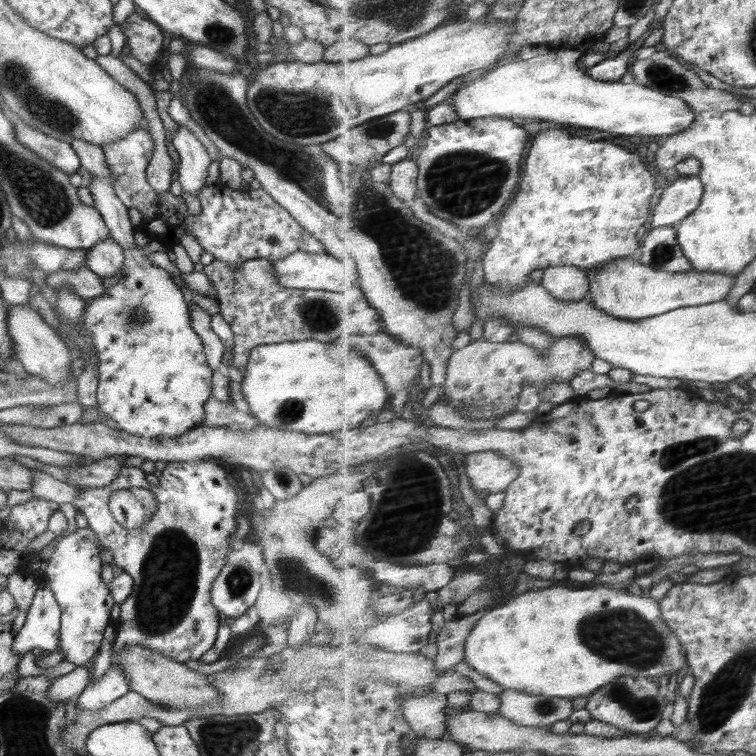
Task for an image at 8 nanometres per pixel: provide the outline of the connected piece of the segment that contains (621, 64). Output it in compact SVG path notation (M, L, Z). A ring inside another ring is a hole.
M663 20L653 24L651 28L644 32L636 41L629 44L628 47L618 55L608 55L608 57L589 70L589 74L596 80L604 82L618 82L624 78L624 74L630 68L630 57L635 50L643 46L644 40L655 30L663 27Z

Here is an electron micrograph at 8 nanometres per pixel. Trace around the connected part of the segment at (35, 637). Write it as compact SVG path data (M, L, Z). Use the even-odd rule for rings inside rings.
M43 575L37 578L39 587L29 606L25 625L14 634L12 652L22 656L32 649L56 651L61 644L61 608L47 579Z

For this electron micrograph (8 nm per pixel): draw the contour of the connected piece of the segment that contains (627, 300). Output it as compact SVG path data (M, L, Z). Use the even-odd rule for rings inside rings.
M620 257L591 272L590 298L595 305L618 318L640 320L687 306L702 306L728 298L737 282L737 275L724 272L686 273L656 270L636 257Z

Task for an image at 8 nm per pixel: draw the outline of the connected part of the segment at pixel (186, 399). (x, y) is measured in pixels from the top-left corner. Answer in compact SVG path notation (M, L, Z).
M74 140L71 142L71 147L76 151L81 162L81 171L85 173L88 178L85 184L90 189L90 194L93 198L93 207L98 210L102 215L108 230L110 231L111 237L122 247L124 253L123 267L119 272L124 272L126 277L120 279L120 281L113 285L112 287L105 288L105 293L102 296L97 296L92 299L85 306L85 311L83 314L83 322L85 327L90 331L90 338L93 340L95 350L97 351L100 363L98 365L99 369L99 380L97 383L97 402L98 407L102 413L108 415L116 424L120 430L124 430L133 435L138 435L146 438L154 437L178 437L180 434L185 433L187 430L193 429L194 427L204 424L204 406L208 402L208 398L213 394L212 392L212 376L213 371L209 368L206 354L204 353L204 345L202 345L202 340L198 337L198 334L194 332L193 326L190 320L189 303L184 299L182 295L182 290L176 283L174 283L174 278L165 269L162 269L154 263L151 263L148 259L148 252L145 252L143 248L140 248L136 243L134 243L134 234L136 232L136 226L130 223L130 217L128 216L127 206L118 198L118 195L114 192L111 182L113 181L113 175L111 174L110 167L105 159L105 154L103 153L103 148L96 146L95 144L90 144L89 142L82 140Z

